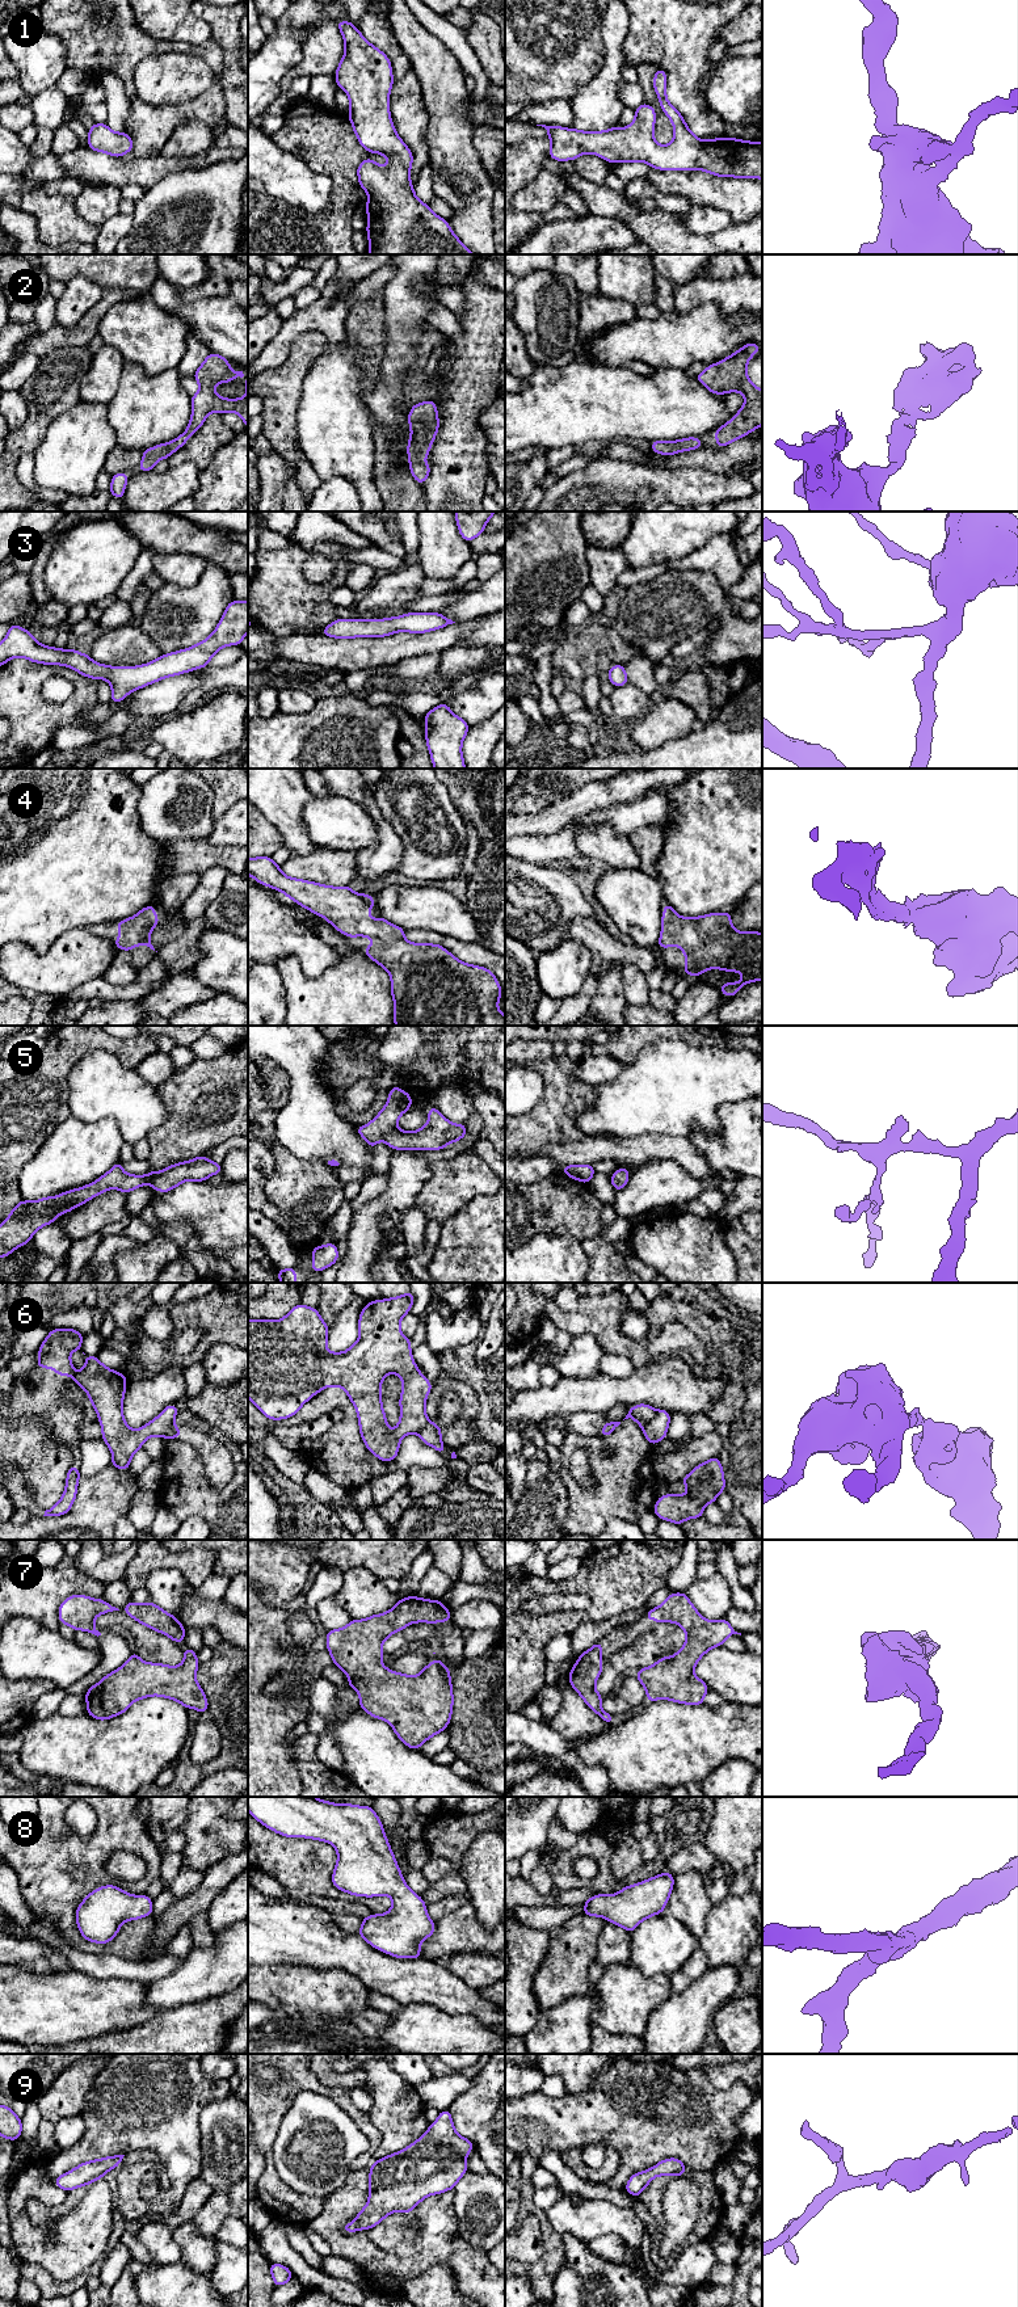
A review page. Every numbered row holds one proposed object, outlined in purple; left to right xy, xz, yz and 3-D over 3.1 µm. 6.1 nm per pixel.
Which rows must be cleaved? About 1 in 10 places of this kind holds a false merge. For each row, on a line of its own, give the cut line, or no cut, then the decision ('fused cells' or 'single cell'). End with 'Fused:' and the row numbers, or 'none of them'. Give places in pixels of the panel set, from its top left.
1: no cut; single cell
2: no cut; single cell
3: no cut; single cell
4: no cut; single cell
5: no cut; single cell
6: cut in yz along (656, 1410), (656, 1414), (643, 1430); fused cells
7: no cut; single cell
8: no cut; single cell
9: no cut; single cell
Fused: 6

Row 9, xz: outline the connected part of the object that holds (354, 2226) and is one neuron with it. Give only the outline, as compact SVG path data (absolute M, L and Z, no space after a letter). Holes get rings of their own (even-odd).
M449 2109L441 2110L438 2118L416 2142L370 2164L367 2203L352 2223L342 2224L342 2231L370 2230L391 2213L412 2213L424 2198L453 2190L462 2176L470 2171L466 2156L472 2151L472 2146L472 2140L457 2133Z

